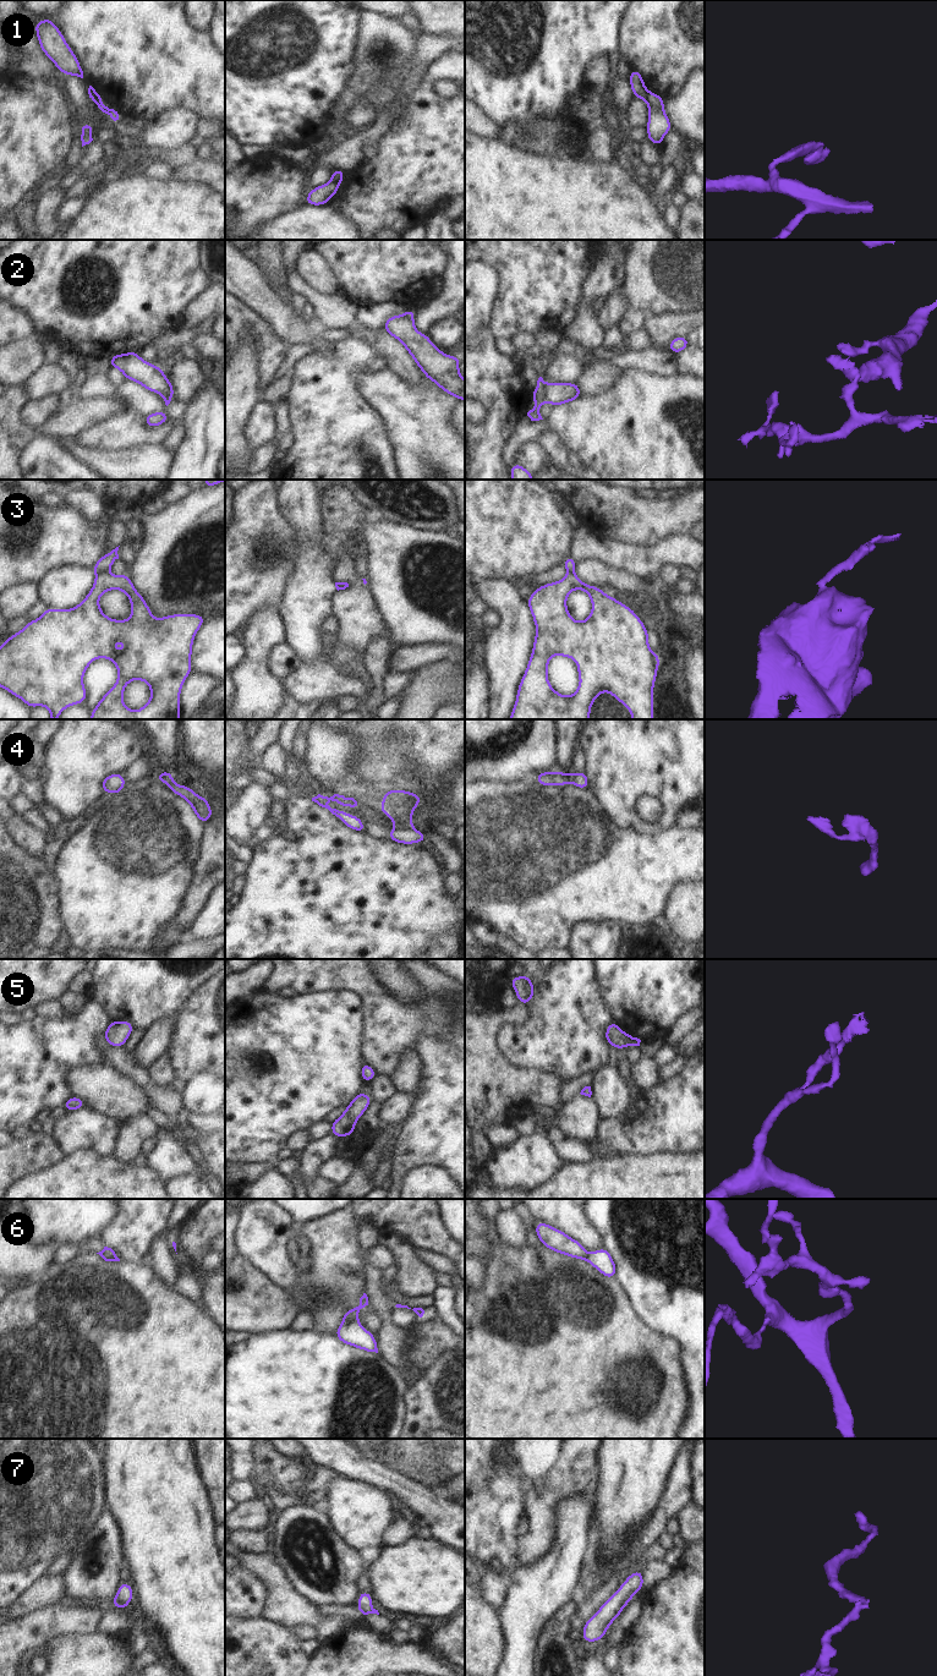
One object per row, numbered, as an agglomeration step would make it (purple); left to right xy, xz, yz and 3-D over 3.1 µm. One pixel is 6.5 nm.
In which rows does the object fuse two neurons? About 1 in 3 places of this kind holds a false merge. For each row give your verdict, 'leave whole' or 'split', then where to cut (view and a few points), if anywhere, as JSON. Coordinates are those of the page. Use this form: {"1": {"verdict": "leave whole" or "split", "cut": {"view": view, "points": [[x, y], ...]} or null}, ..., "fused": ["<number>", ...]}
{"1": {"verdict": "split", "cut": {"view": "xy", "points": [[88, 92], [91, 96], [100, 99]]}}, "2": {"verdict": "split", "cut": {"view": "yz", "points": [[546, 383], [543, 400]]}}, "3": {"verdict": "split", "cut": {"view": "xy", "points": [[107, 571], [100, 571], [97, 575]]}}, "4": {"verdict": "split", "cut": {"view": "xz", "points": [[396, 825], [411, 826]]}}, "5": {"verdict": "leave whole", "cut": null}, "6": {"verdict": "split", "cut": {"view": "xz", "points": [[357, 1318], [343, 1324]]}}, "7": {"verdict": "leave whole", "cut": null}, "fused": ["1", "2", "3", "4", "6"]}

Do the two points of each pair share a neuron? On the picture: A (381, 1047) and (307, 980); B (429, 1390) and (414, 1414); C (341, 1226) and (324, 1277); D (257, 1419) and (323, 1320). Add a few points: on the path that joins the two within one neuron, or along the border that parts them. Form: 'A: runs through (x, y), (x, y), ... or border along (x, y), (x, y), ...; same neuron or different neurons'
A: runs through (381, 1019), (381, 1008), (352, 980), (335, 980); same neuron
B: runs through (429, 1396), (420, 1408); same neuron
C: runs through (332, 1238), (330, 1265); same neuron
D: border along (313, 1327), (321, 1332), (334, 1334); different neurons

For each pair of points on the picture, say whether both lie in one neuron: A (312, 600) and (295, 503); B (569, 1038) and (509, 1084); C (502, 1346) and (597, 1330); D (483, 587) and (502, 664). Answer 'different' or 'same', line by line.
A: same
B: different
C: same
D: same

